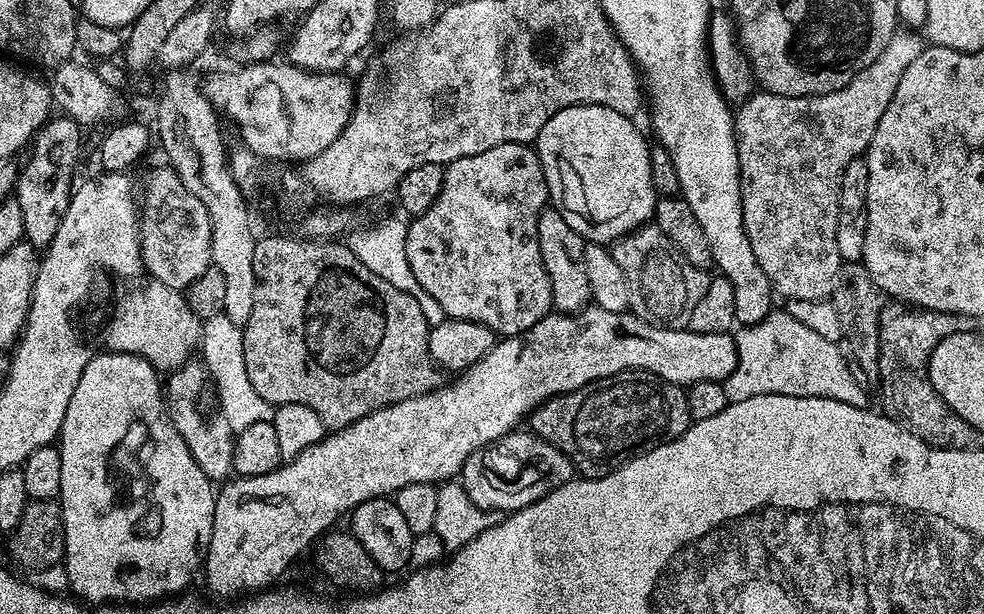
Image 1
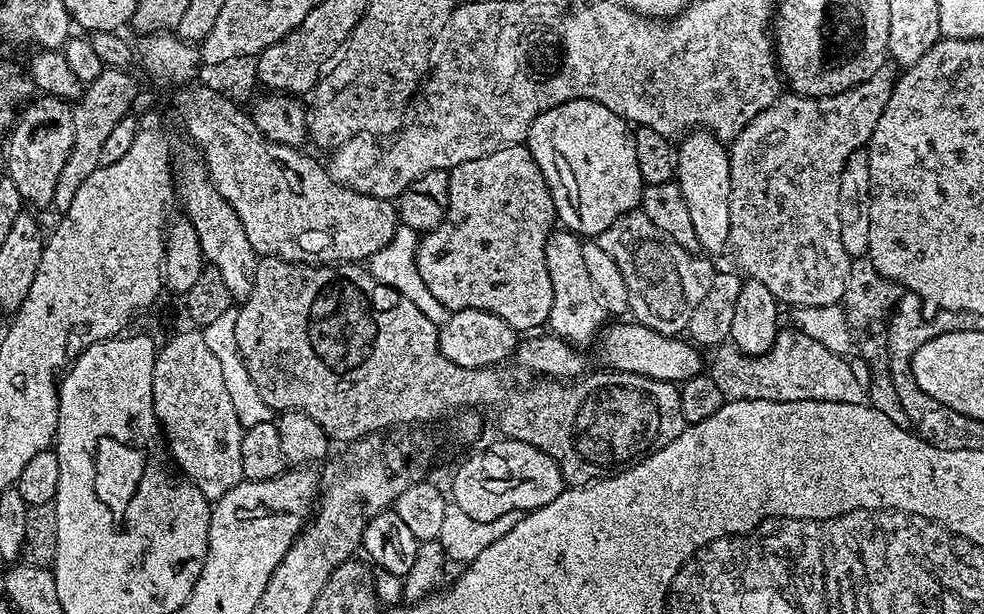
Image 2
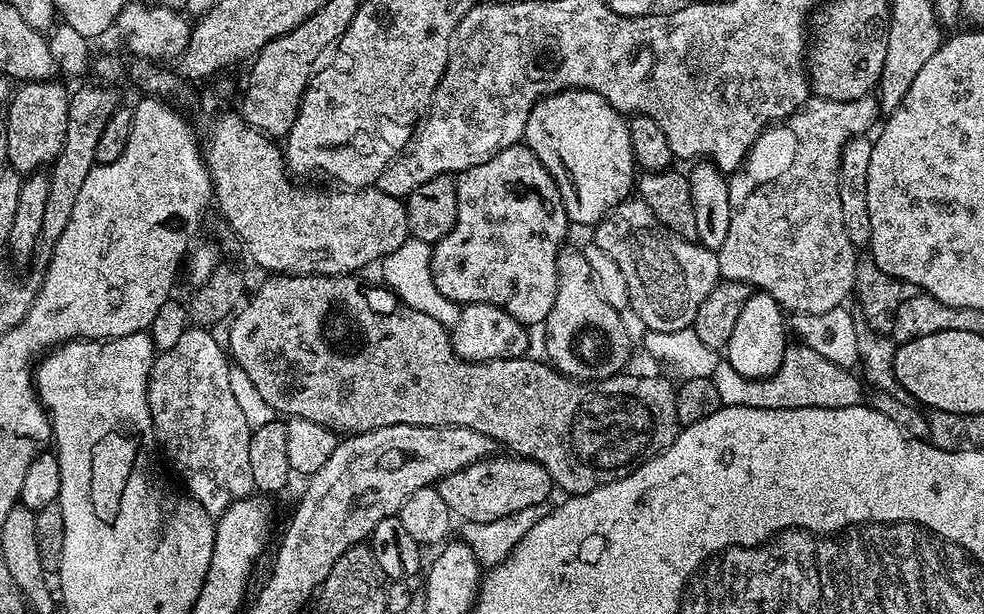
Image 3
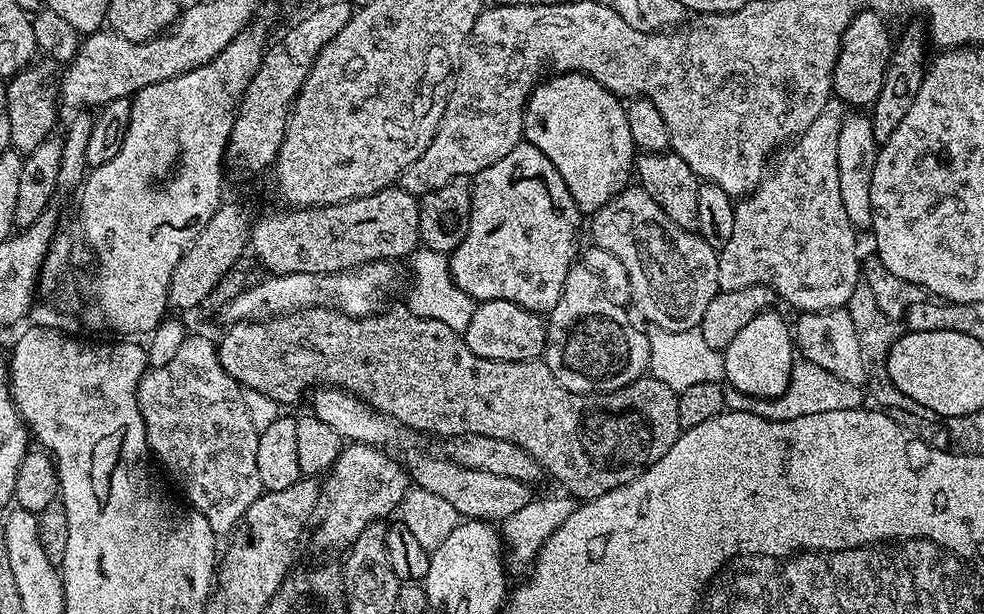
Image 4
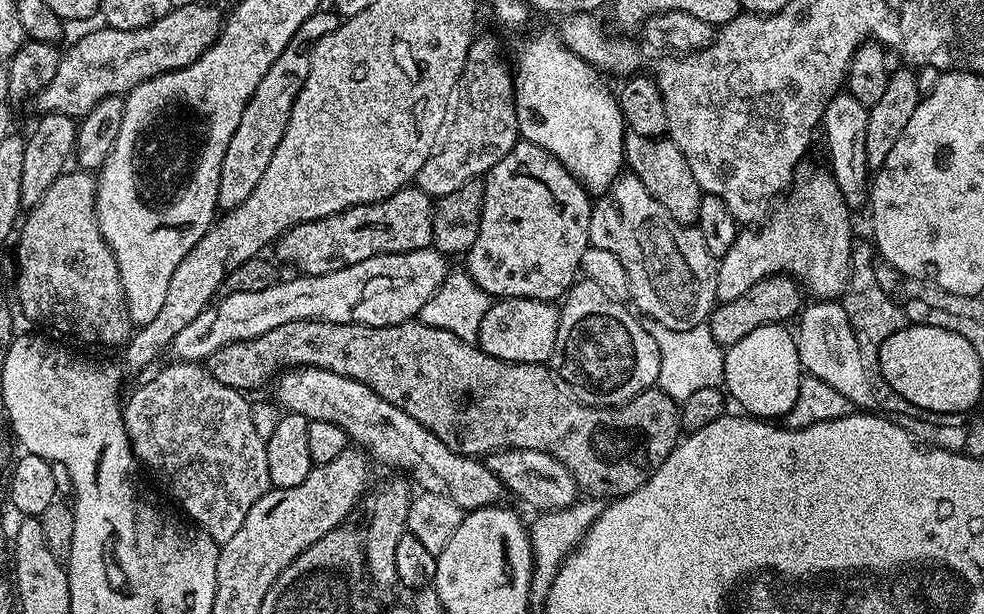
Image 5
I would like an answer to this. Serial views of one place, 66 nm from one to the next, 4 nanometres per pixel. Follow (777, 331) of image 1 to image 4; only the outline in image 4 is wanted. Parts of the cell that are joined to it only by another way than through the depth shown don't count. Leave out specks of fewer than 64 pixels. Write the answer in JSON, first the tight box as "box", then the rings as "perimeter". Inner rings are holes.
{"box":[724,358,866,420],"perimeter":[[[800,358],[792,365],[790,382],[781,396],[772,400],[760,400],[756,396],[742,394],[731,386],[724,388],[724,407],[729,412],[749,412],[767,420],[793,420],[806,418],[806,414],[827,414],[830,410],[854,410],[865,403],[866,396],[859,384],[847,384],[842,378],[814,366],[814,362]]]}

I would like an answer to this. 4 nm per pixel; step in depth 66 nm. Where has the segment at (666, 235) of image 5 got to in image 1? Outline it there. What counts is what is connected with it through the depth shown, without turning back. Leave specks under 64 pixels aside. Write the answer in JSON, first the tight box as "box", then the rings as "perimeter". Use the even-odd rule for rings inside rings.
{"box":[610,226,709,329],"perimeter":[[[655,226],[635,228],[615,241],[610,251],[622,274],[626,274],[626,282],[630,286],[628,307],[632,315],[660,328],[687,329],[690,314],[694,314],[694,306],[698,306],[709,282],[705,269],[690,266],[670,238]]]}

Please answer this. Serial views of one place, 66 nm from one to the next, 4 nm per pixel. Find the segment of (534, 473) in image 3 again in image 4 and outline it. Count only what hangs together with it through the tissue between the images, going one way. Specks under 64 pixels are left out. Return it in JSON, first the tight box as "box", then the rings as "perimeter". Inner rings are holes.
{"box":[402,452,534,522],"perimeter":[[[408,452],[402,456],[402,460],[415,487],[440,495],[445,502],[450,502],[450,506],[454,506],[461,518],[503,522],[534,499],[533,489],[529,485],[499,474],[486,474],[486,470],[459,468],[447,455],[431,456],[428,452]]]}

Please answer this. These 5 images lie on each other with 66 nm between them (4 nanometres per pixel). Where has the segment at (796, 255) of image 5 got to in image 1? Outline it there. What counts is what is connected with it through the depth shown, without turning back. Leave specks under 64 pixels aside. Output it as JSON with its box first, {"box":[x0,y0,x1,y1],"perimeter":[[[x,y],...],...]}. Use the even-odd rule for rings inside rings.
{"box":[734,30,926,300],"perimeter":[[[897,30],[886,42],[884,52],[874,58],[854,77],[846,86],[842,86],[833,92],[824,92],[821,96],[779,96],[773,92],[757,91],[739,105],[740,113],[734,116],[736,129],[736,149],[738,150],[738,166],[740,167],[740,197],[742,198],[742,222],[746,230],[746,238],[750,238],[750,250],[754,250],[754,258],[758,266],[762,266],[762,274],[772,283],[773,289],[780,292],[788,300],[826,300],[835,292],[840,284],[840,270],[842,261],[838,254],[838,206],[840,205],[840,191],[842,190],[842,174],[846,174],[846,166],[850,162],[861,159],[867,153],[870,146],[870,138],[874,138],[874,130],[878,130],[878,121],[882,114],[886,114],[886,106],[890,106],[890,98],[894,98],[894,90],[898,90],[898,82],[902,82],[902,74],[922,54],[926,46],[925,41],[919,40],[917,33],[912,30]]]}

